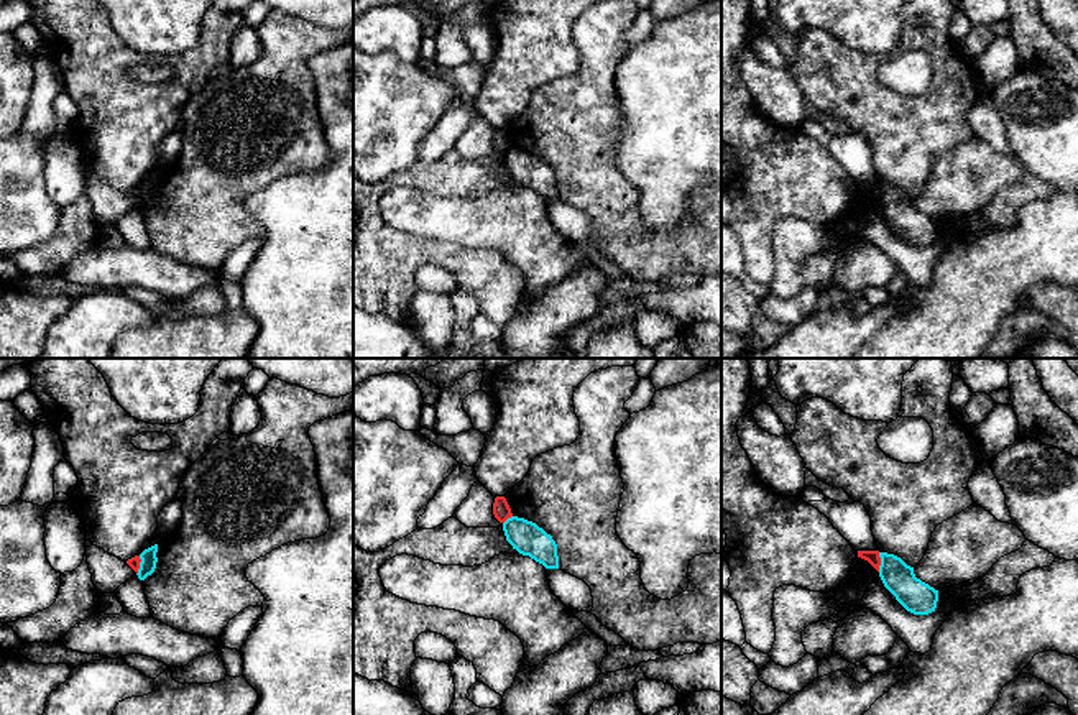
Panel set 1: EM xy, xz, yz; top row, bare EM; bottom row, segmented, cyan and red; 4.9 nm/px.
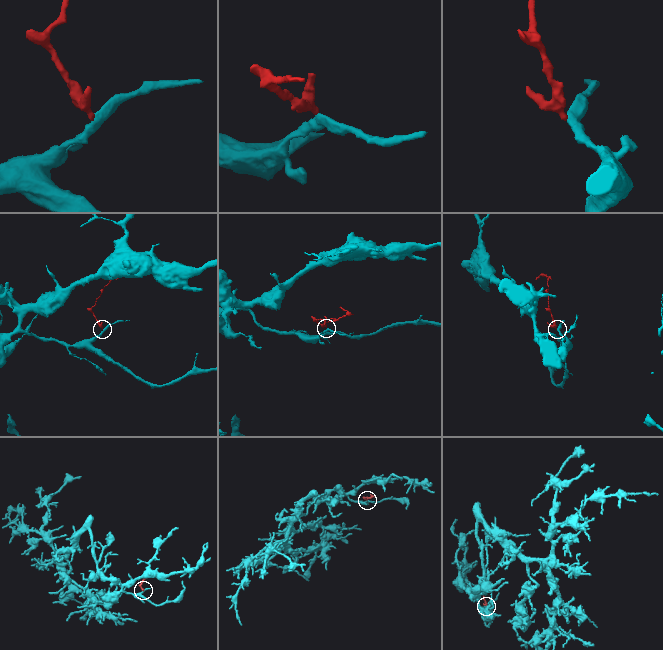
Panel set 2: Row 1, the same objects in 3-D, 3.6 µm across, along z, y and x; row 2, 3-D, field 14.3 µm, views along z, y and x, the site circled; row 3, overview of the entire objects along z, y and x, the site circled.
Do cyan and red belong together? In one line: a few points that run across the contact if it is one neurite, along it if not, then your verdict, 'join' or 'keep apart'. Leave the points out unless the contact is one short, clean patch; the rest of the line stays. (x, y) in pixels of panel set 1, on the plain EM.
yz (878, 184), (879, 202) | keep apart

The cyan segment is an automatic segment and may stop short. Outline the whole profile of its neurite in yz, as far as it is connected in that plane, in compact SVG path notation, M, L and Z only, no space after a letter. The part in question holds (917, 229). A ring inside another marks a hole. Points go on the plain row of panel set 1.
M879 184L879 209L884 219L896 232L914 247L928 247L935 243L938 222L915 209L914 199L907 197L901 189Z

